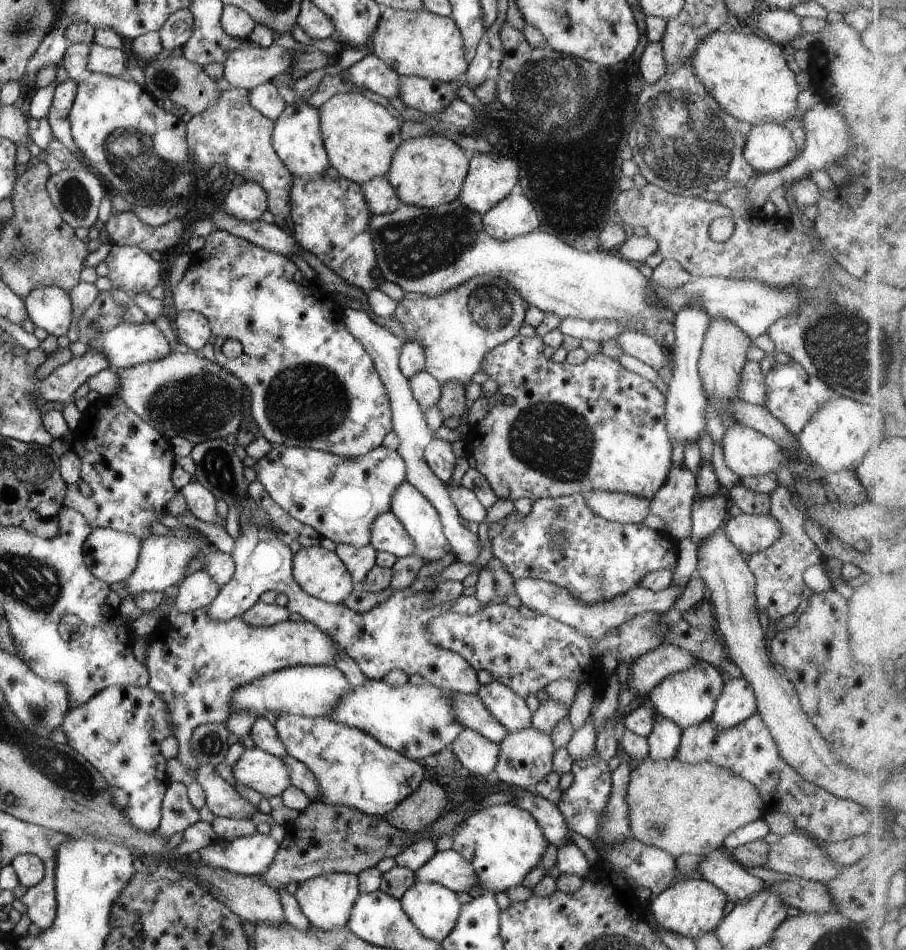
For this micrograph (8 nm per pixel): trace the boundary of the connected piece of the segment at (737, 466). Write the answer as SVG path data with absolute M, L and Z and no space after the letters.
M734 423L726 428L721 442L728 468L740 477L765 475L781 468L782 449L752 427Z

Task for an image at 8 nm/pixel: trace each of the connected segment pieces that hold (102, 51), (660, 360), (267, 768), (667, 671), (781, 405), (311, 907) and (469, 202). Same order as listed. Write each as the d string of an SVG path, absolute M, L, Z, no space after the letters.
M94 44L87 54L87 70L90 73L132 80L128 71L128 55L124 49L104 48Z
M622 331L617 338L625 354L634 356L648 364L655 371L662 368L671 369L674 363L668 358L668 353L658 345L654 338L643 335L642 333Z
M256 746L246 749L231 769L238 782L256 790L263 797L280 796L291 786L291 772L284 759Z
M662 643L633 662L630 666L630 682L625 686L629 686L638 696L649 694L665 676L690 668L696 659L688 651Z
M767 353L759 365L767 388L767 399L764 401L763 407L780 420L793 435L798 436L813 413L828 401L838 397L835 390L829 387L825 380L809 375L809 372L800 363L795 361L787 364L777 363L774 360L774 354Z
M324 873L299 883L294 896L302 909L302 914L312 925L321 929L333 929L347 926L353 904L360 893L357 875Z
M473 152L469 156L468 174L456 200L458 200L458 204L483 215L506 195L517 191L518 180L520 180L520 170L512 158L508 158L504 154Z

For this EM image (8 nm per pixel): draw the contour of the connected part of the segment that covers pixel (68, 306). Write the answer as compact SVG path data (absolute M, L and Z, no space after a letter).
M60 287L35 289L23 299L28 318L44 328L49 335L66 335L72 324L72 303L67 292Z

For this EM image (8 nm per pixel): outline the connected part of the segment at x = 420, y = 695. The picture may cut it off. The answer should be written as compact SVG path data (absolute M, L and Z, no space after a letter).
M370 679L363 687L352 687L340 699L336 710L331 713L334 720L359 728L379 740L384 746L401 752L412 760L424 760L426 756L435 755L444 750L456 740L456 737L466 729L459 721L453 705L453 694L446 689L435 687L424 682L421 685L406 683L401 687L388 686L383 680Z

